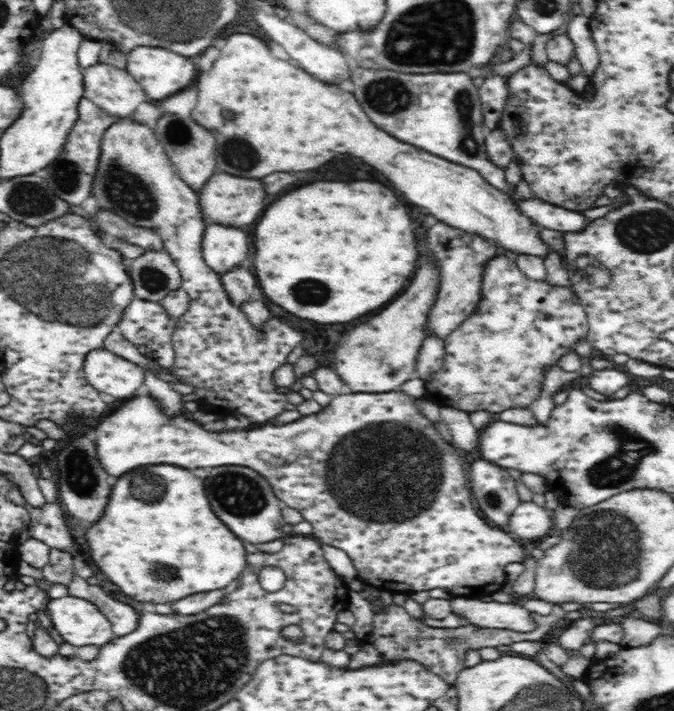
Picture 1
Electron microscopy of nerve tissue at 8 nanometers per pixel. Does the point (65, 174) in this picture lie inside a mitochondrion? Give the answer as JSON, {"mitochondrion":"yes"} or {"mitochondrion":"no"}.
{"mitochondrion":"yes"}

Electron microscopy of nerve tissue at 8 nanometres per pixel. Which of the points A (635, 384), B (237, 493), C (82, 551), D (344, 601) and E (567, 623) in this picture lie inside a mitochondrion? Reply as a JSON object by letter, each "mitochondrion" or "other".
{"A":"other","B":"mitochondrion","C":"other","D":"other","E":"other"}

